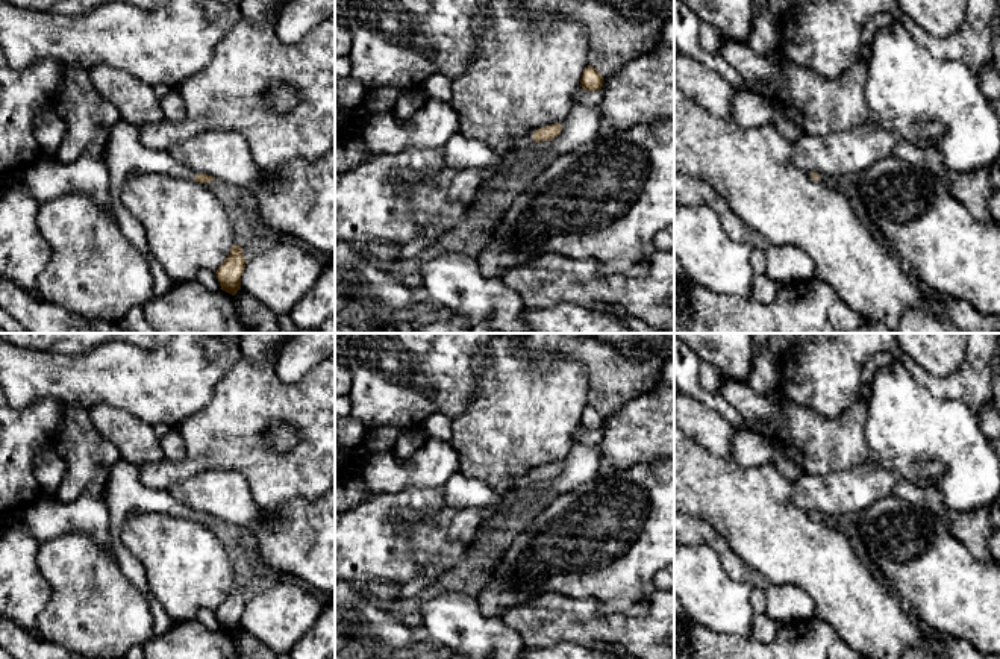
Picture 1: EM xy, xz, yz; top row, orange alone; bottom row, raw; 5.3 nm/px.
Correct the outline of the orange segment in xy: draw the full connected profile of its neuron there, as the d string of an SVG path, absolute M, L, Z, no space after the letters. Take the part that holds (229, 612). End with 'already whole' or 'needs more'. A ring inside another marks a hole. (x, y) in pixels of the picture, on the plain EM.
M232 585L229 595L215 611L223 630L235 635L241 629L241 615L245 607L245 597L241 585Z; already whole

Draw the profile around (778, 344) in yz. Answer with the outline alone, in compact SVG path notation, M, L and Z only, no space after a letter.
M768 333L768 350L777 356L782 358L792 345L794 338L797 333Z

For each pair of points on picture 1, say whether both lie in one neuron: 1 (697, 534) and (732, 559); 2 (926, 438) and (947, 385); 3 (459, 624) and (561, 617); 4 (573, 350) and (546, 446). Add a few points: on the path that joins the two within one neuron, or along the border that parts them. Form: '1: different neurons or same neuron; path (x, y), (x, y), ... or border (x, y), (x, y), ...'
1: same neuron; path (706, 534), (723, 550)
2: different neurons; border (912, 377), (935, 396), (961, 400), (974, 414)
3: different neurons; border (497, 617), (512, 627), (523, 643)
4: different neurons; border (537, 350), (574, 358), (587, 373), (588, 388)

